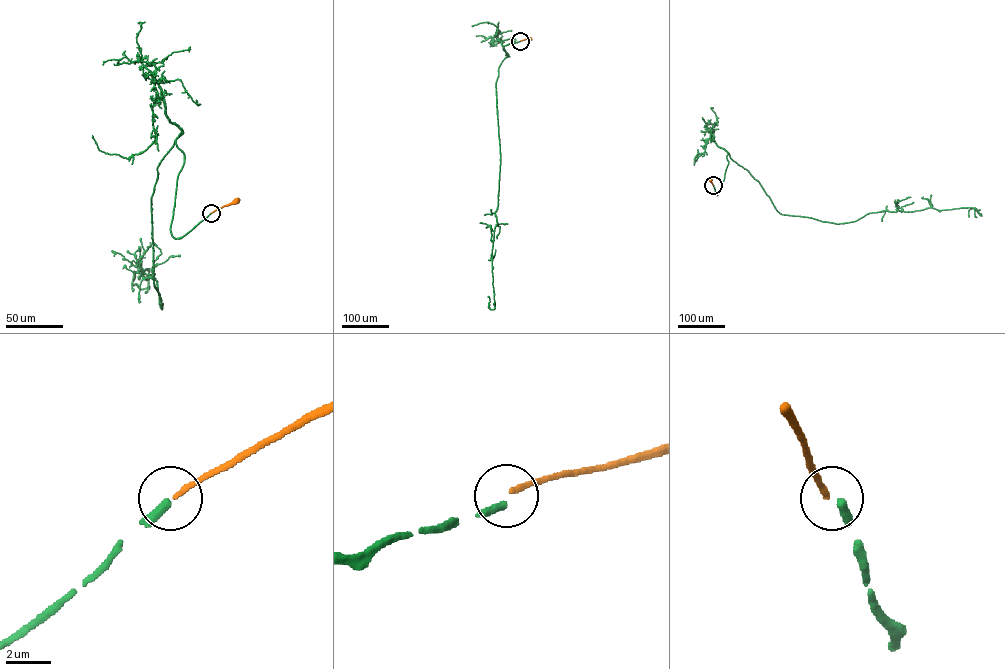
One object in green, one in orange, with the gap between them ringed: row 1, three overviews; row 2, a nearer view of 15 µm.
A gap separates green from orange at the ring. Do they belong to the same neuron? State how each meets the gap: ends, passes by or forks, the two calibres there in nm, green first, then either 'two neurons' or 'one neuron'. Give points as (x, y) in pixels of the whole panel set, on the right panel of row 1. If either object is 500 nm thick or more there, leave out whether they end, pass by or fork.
green ends; orange ends; calibres 340 and 240 nm; two neurons

